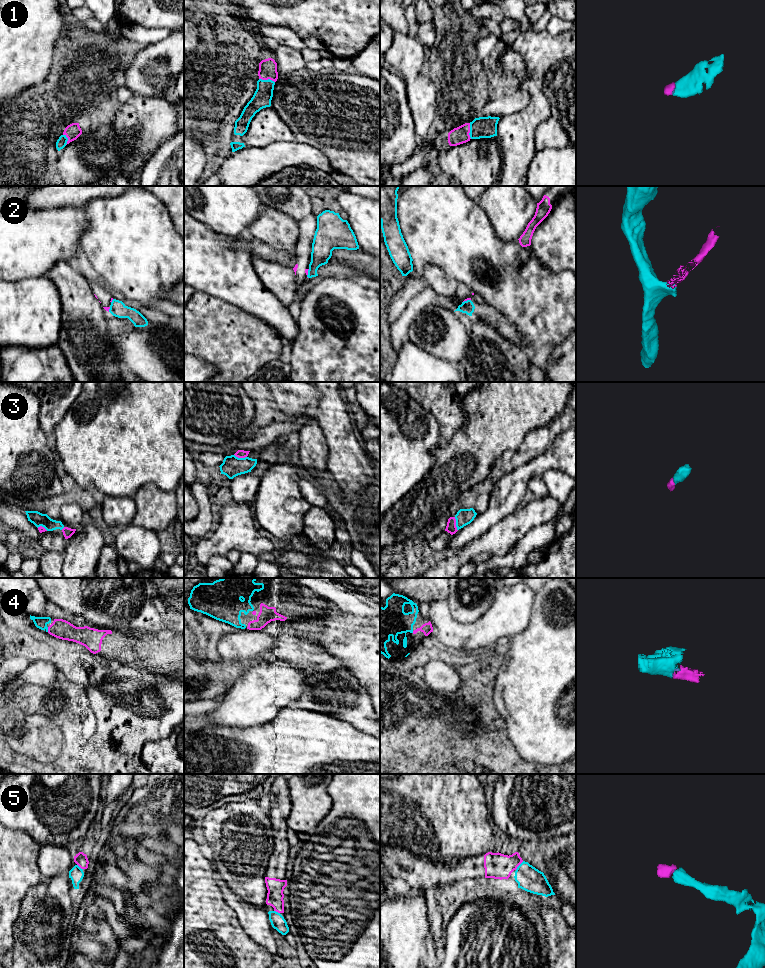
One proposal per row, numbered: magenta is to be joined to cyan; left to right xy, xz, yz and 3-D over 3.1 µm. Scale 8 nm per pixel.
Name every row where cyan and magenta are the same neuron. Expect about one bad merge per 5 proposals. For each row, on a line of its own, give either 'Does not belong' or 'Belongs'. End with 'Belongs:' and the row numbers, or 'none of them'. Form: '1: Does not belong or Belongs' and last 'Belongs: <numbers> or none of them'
1: Belongs
2: Does not belong
3: Belongs
4: Belongs
5: Belongs
Belongs: 1, 3, 4, 5

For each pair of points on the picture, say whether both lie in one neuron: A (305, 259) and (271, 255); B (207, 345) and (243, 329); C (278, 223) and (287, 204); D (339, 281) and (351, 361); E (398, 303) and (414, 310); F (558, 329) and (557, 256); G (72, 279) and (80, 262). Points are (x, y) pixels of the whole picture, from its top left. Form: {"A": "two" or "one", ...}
{"A": "two", "B": "one", "C": "two", "D": "one", "E": "two", "F": "two", "G": "two"}

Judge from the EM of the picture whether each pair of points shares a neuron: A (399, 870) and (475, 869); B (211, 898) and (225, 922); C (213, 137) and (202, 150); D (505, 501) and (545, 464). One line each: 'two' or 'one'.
A: one
B: one
C: two
D: one

